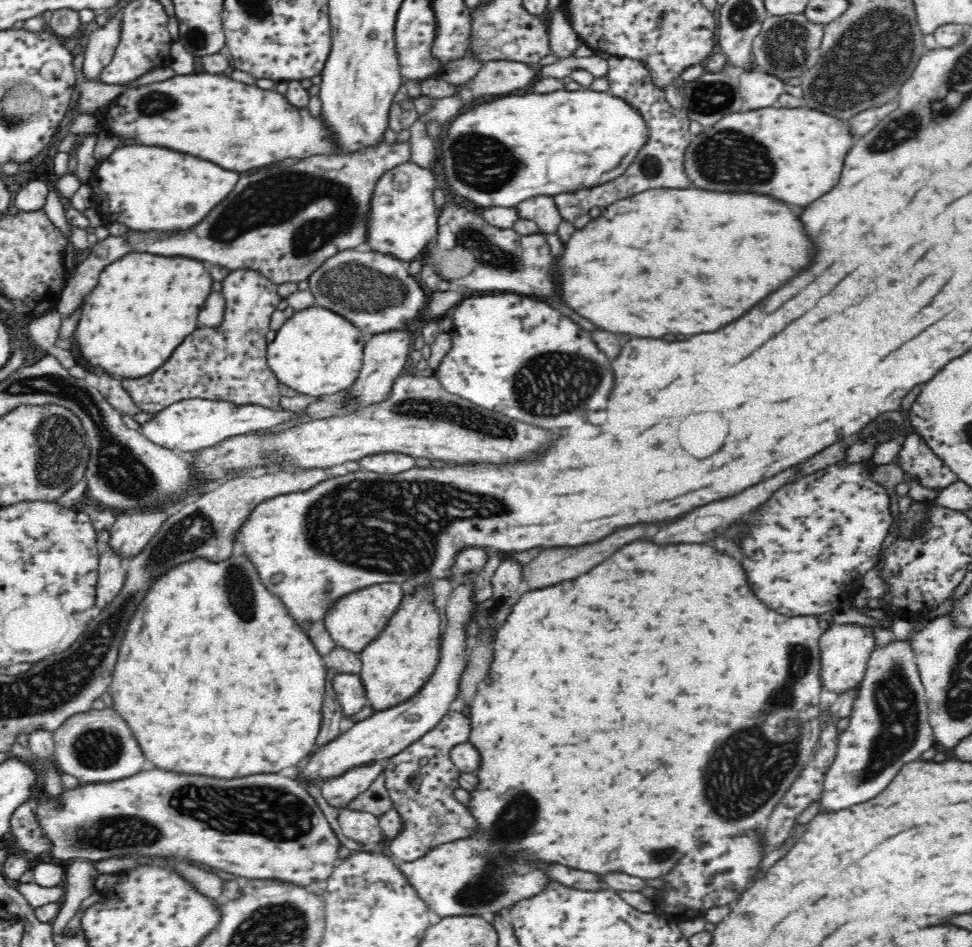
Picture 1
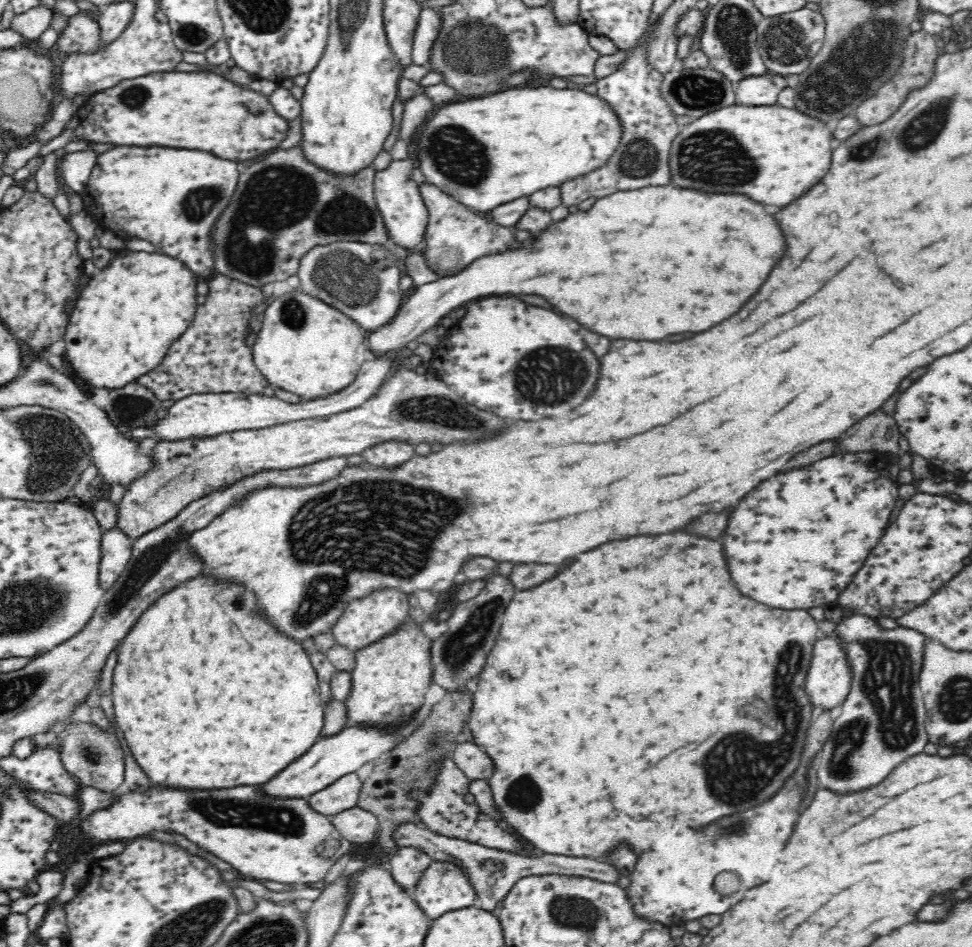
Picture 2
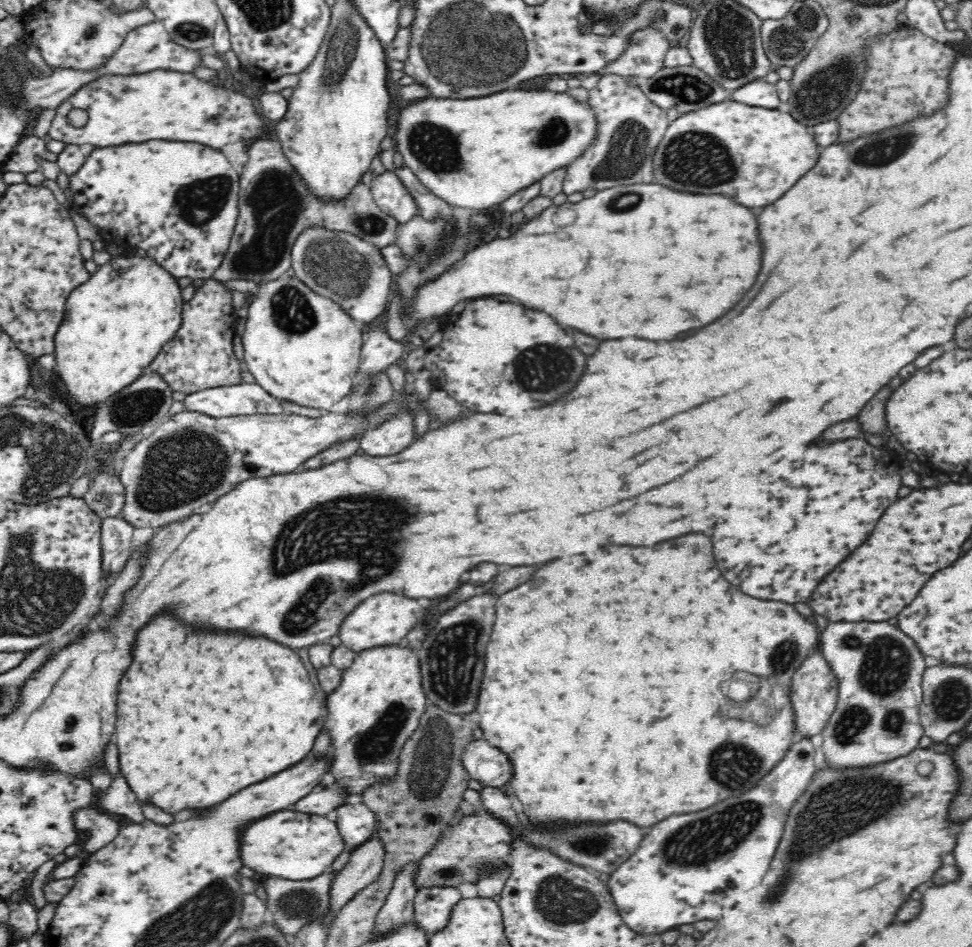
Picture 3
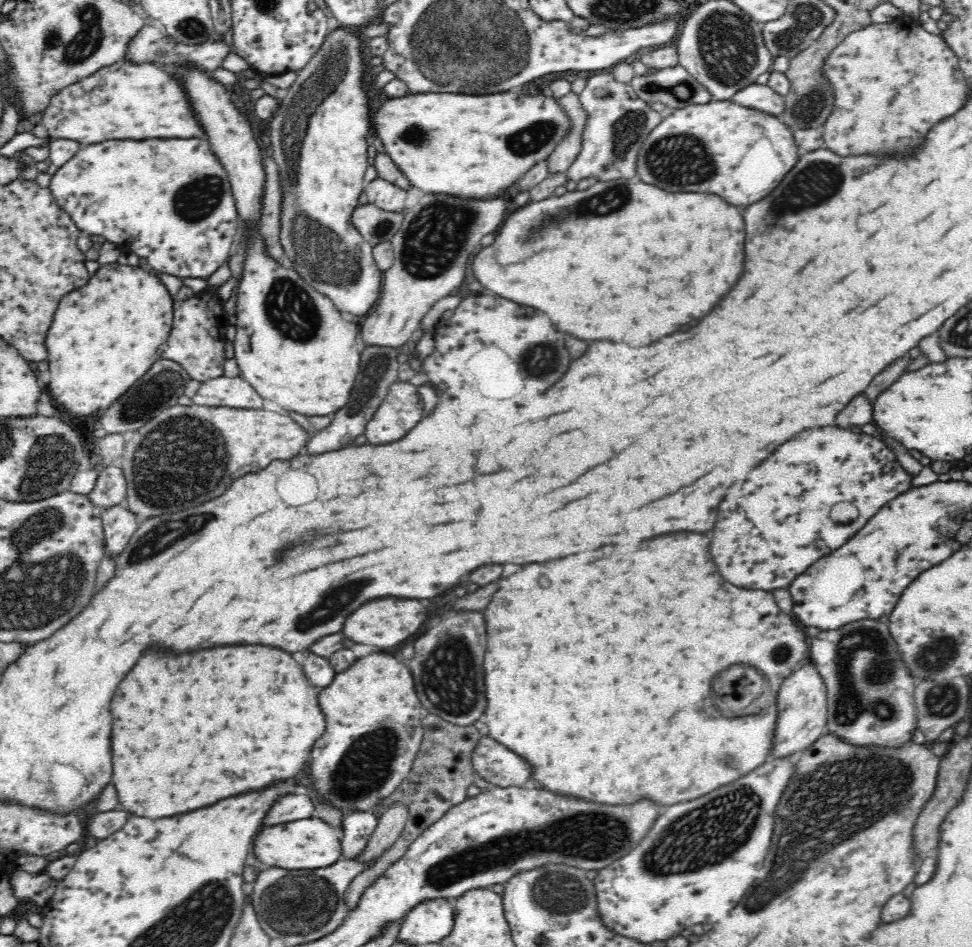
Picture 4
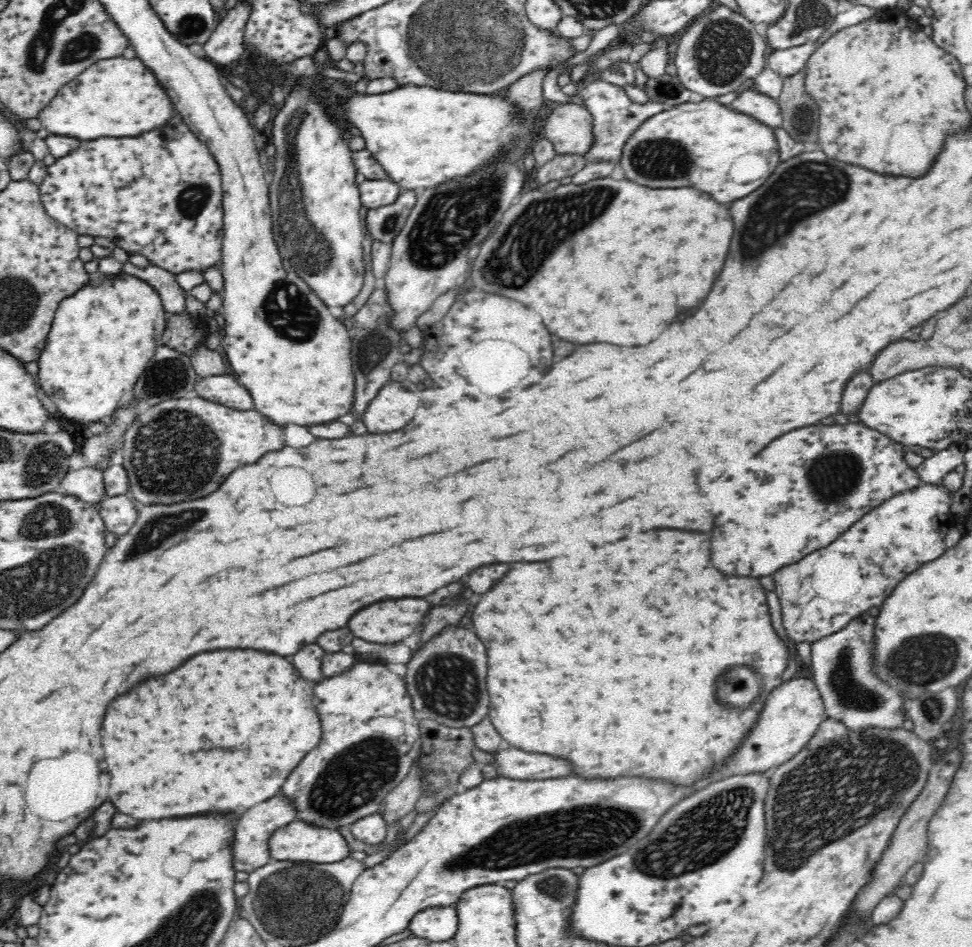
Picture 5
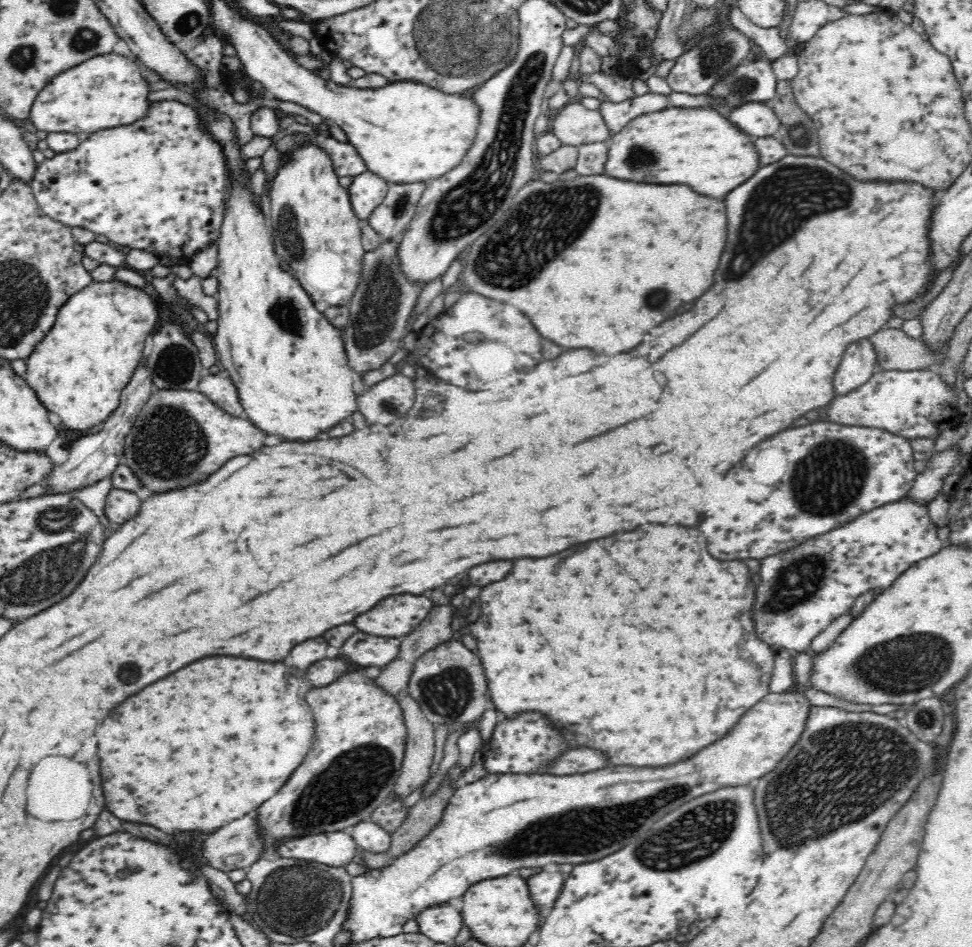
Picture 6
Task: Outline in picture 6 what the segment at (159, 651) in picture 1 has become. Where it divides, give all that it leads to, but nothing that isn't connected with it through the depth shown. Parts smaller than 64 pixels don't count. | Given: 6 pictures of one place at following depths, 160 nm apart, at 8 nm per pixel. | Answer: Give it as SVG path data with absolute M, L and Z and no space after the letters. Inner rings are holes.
M202 658L118 704L96 730L108 810L120 820L152 824L168 834L208 834L256 810L282 788L314 744L314 718L304 698L304 678L296 672L284 662Z

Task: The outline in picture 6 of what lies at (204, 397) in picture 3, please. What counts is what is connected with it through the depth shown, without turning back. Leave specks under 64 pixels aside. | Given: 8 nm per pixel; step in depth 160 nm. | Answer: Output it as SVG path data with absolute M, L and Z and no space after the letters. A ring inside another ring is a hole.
M221 373L205 374L200 381L198 391L205 394L214 404L232 416L247 418L246 411L243 410L239 394L233 380Z

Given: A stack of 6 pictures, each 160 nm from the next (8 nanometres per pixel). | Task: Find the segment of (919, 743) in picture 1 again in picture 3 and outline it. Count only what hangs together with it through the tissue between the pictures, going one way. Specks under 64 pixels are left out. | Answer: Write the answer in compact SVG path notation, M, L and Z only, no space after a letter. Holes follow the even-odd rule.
M888 621L830 622L820 632L818 649L822 650L838 679L838 706L823 730L821 748L825 766L822 770L864 769L906 756L917 749L925 734L919 707L923 699L923 672L929 662L914 639Z

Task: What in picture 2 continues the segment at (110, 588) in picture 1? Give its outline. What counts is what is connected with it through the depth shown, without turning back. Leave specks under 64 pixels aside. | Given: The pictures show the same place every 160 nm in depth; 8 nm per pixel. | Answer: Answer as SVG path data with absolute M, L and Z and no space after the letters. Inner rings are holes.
M118 527L103 533L99 562L99 586L106 592L119 580L131 558L132 540Z

